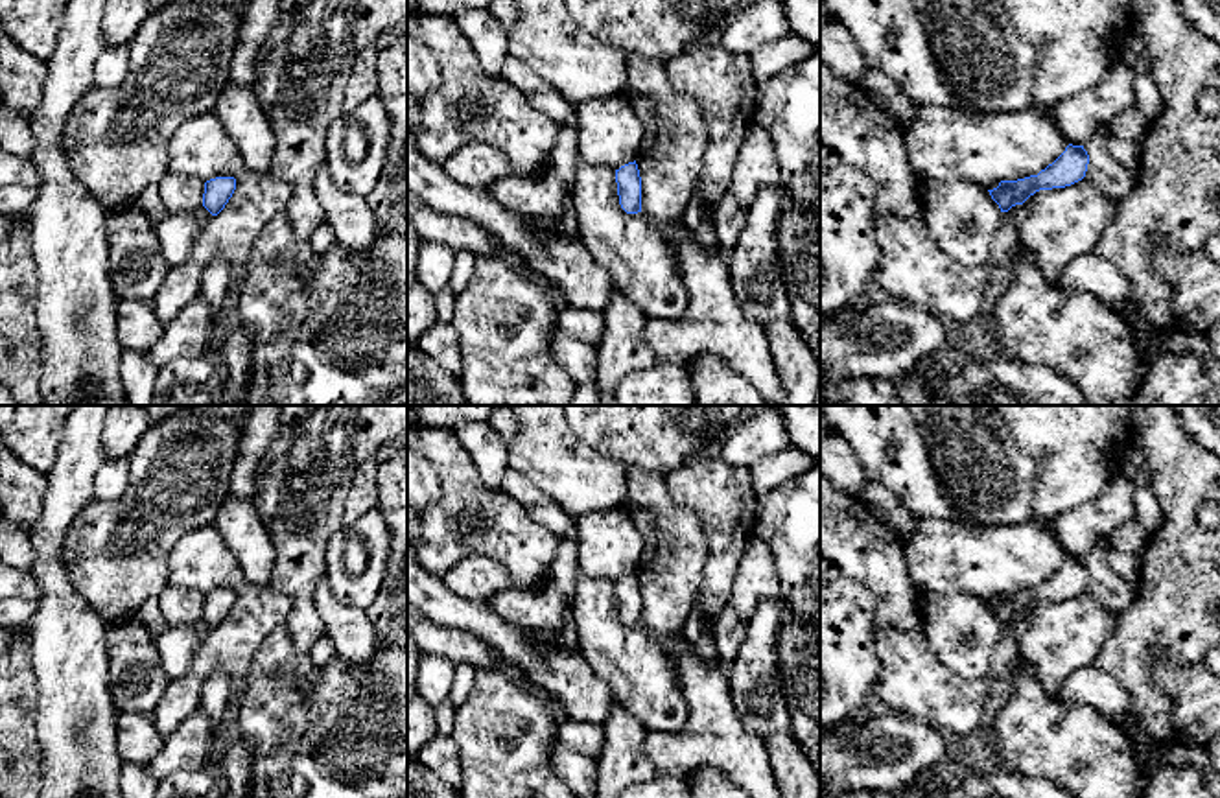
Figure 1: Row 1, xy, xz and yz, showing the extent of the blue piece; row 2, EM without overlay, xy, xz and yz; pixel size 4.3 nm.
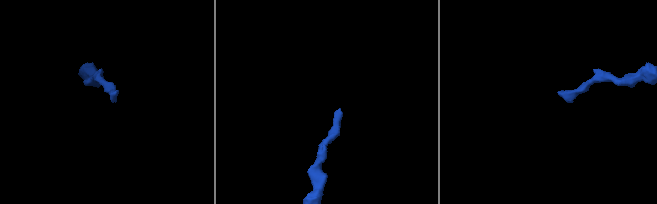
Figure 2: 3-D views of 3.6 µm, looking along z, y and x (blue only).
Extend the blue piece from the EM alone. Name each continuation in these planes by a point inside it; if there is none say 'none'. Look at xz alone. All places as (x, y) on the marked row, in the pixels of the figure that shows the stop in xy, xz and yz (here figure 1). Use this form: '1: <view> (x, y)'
none

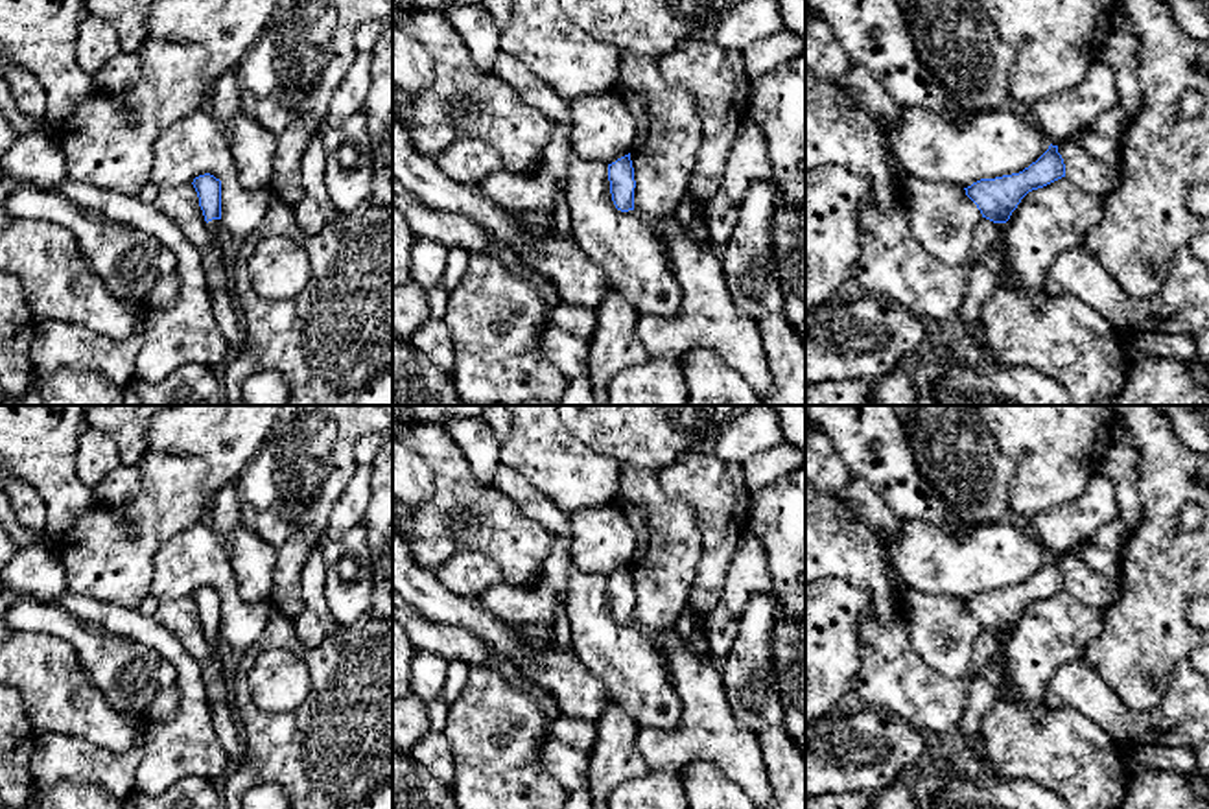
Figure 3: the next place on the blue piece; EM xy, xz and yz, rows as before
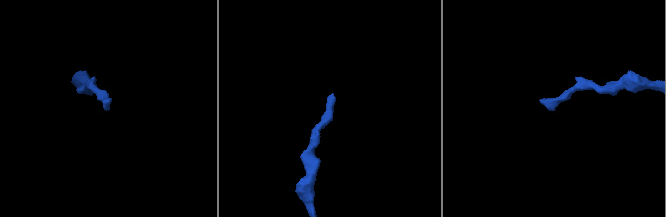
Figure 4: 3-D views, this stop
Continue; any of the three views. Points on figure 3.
1: xy (216, 231)

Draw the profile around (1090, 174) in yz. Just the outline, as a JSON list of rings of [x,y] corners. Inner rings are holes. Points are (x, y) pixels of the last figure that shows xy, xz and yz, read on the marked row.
[[[1078,140],[1058,146],[1065,164],[1065,177],[1080,190],[1097,197],[1108,197],[1119,184],[1121,171],[1089,155]]]

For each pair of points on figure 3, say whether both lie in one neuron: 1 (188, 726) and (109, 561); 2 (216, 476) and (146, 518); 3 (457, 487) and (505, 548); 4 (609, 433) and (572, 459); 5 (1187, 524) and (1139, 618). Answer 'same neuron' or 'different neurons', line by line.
1: different neurons
2: different neurons
3: same neuron
4: different neurons
5: different neurons

